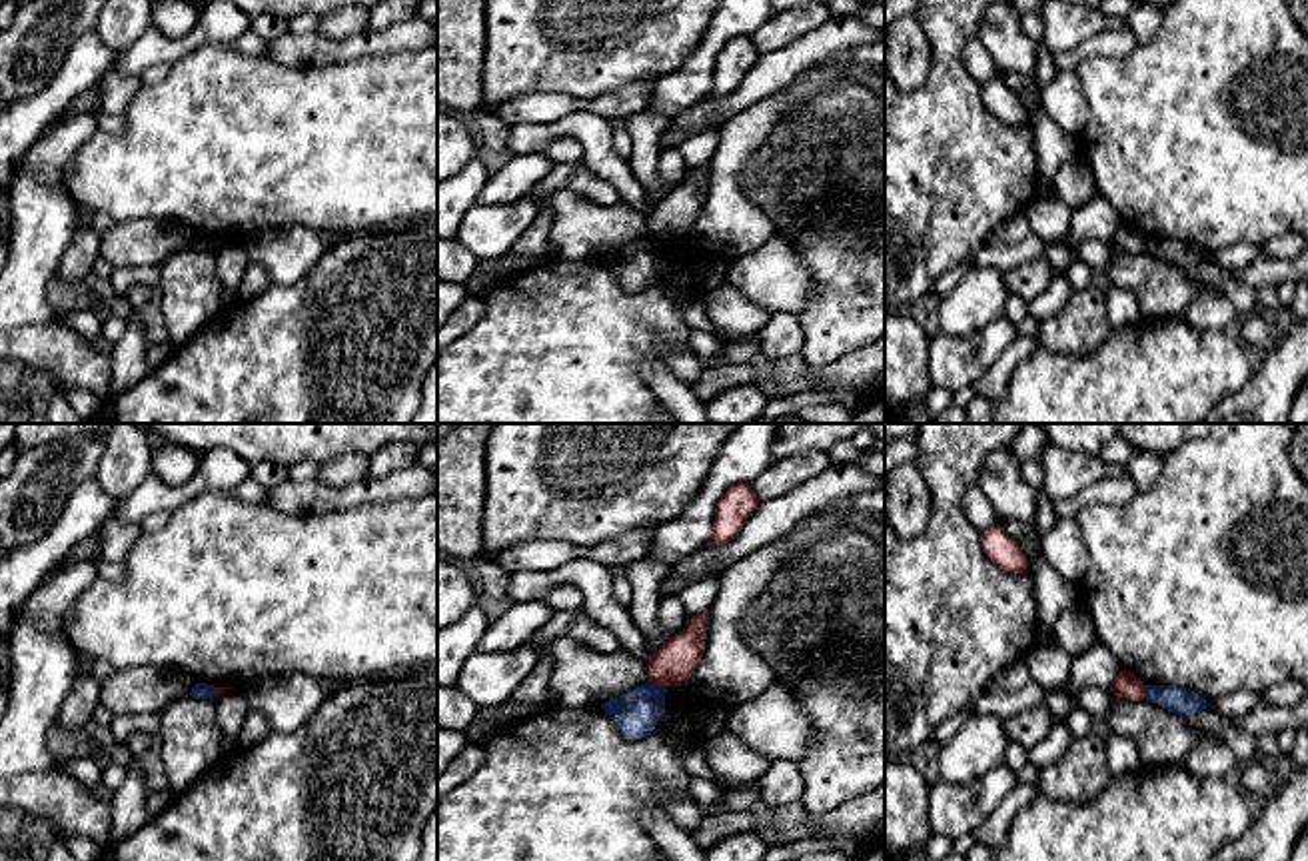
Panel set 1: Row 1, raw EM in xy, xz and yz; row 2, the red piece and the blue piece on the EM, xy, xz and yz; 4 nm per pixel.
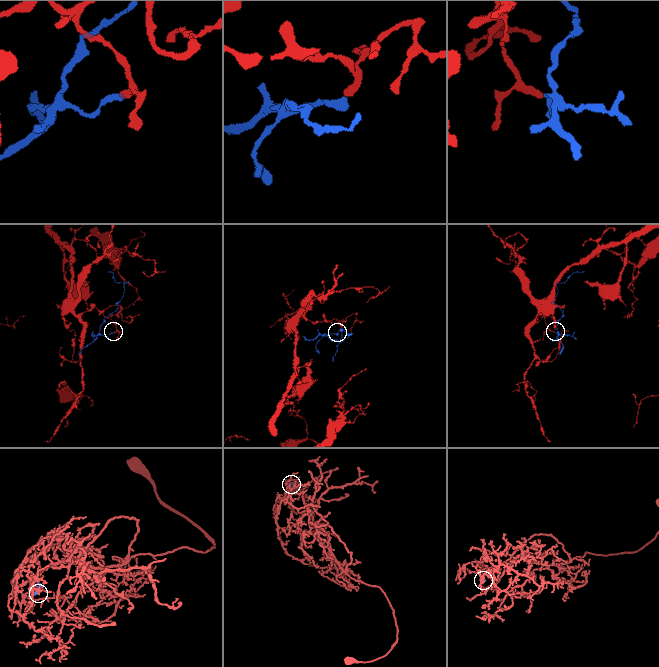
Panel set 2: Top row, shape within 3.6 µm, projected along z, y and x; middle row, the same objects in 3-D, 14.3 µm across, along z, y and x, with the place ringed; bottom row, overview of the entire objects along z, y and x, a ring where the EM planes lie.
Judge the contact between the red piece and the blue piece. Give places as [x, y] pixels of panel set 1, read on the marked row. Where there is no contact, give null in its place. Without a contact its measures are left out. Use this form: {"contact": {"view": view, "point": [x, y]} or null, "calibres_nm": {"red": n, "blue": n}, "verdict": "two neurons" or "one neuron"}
{"contact": {"view": "xz", "point": [657, 684]}, "calibres_nm": {"red": 170, "blue": 180}, "verdict": "two neurons"}

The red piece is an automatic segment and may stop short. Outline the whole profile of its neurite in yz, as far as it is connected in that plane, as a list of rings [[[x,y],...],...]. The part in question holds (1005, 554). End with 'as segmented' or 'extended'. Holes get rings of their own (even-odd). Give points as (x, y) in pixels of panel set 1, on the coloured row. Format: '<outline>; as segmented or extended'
[[[1002,525],[984,529],[981,537],[984,553],[998,569],[1010,575],[1026,573],[1028,559],[1018,543],[1008,537]]]; as segmented

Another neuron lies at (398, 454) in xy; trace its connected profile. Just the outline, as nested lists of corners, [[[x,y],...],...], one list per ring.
[[[393,439],[367,455],[365,477],[385,477],[413,463],[417,463],[417,445],[407,439]]]

